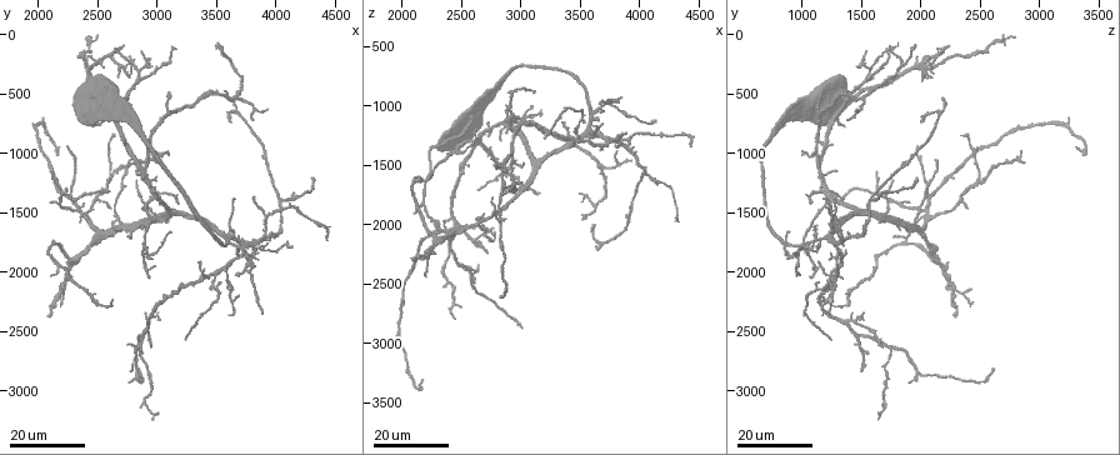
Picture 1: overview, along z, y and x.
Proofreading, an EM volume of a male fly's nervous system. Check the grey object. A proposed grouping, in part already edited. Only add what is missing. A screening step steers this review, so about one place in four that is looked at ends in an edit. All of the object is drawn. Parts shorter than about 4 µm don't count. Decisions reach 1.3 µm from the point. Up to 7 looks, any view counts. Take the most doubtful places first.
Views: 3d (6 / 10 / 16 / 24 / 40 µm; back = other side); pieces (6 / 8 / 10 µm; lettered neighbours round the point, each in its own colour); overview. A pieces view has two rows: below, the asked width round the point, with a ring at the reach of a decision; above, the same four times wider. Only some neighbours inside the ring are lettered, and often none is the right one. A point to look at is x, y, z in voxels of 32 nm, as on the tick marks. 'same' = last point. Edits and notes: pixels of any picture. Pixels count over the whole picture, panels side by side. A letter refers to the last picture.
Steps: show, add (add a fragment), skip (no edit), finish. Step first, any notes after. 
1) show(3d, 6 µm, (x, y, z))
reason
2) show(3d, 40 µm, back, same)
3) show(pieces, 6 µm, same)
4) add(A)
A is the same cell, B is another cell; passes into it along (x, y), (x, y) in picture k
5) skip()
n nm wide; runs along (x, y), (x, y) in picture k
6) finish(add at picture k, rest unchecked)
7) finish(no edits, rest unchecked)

show(3d, 24 µm, (2700, 100, 2260))
branch stops here

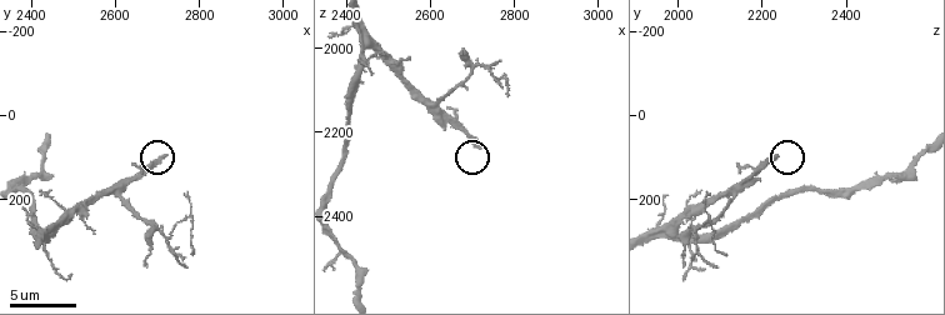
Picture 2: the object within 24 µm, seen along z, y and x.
show(pieces, 10 µm, (2710, 95, 2230))

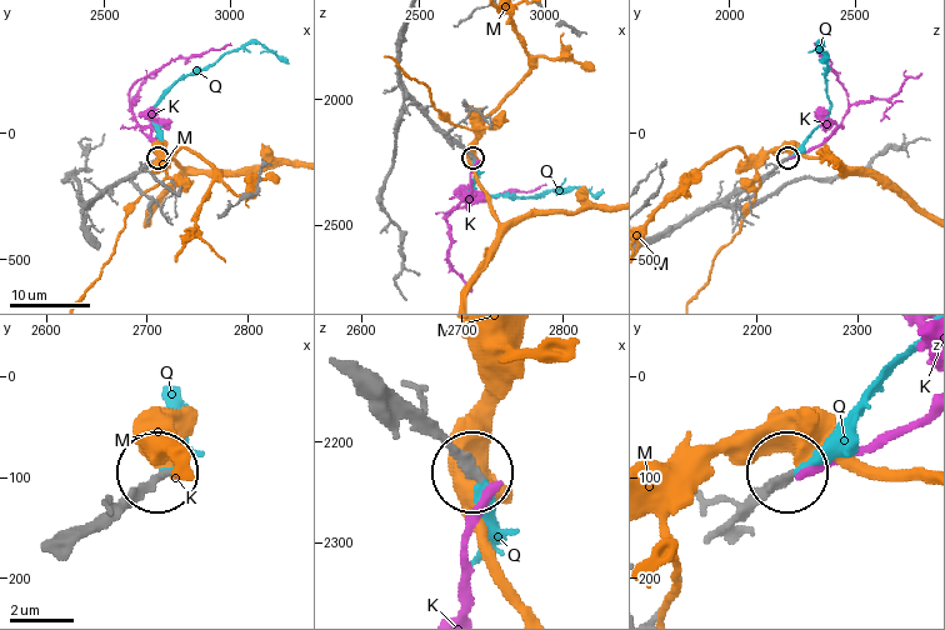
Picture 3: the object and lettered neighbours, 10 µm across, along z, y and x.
add(Q)
Q is the same cell, K and M are other cells; the neuron continues

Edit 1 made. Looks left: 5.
show(3d, 24 µm, (2780, 1040, 2140))

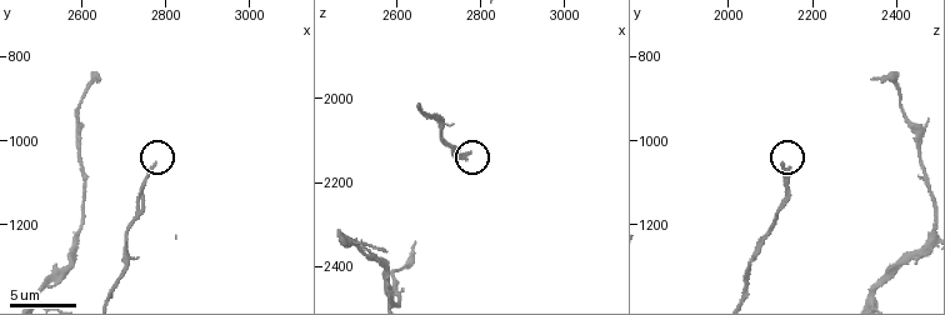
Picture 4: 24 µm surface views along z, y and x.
show(pieces, 8 µm, (2775, 1055, 2130))

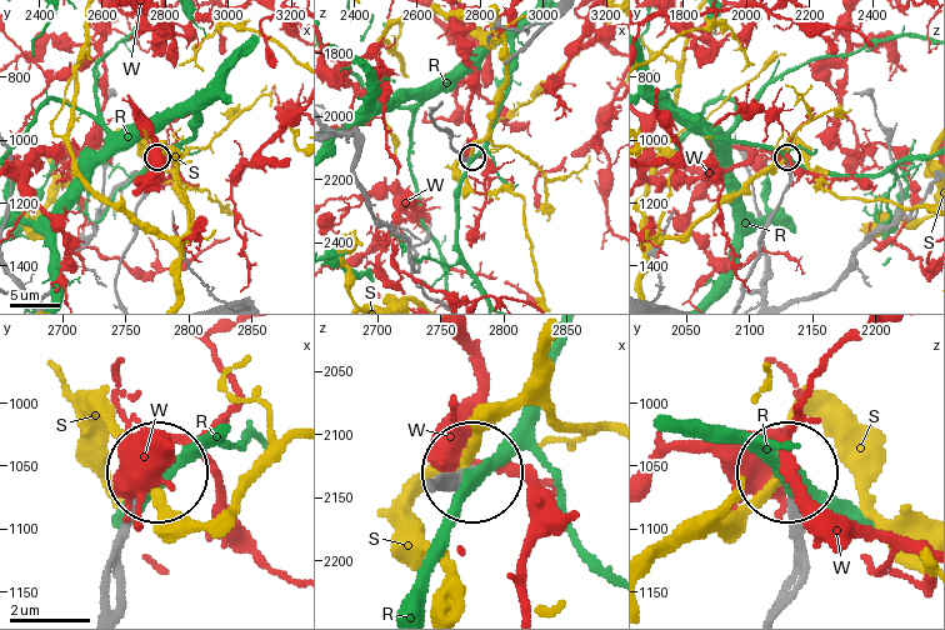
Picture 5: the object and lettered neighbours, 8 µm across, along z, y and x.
skip()
R, S and W are other cells; runs along (436, 108), (434, 123), (460, 160), (473, 158) in picture 5; no lettered fragment goes on from it

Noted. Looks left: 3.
show(3d, 16 µm, (2120, 1400, 1900))
thick end

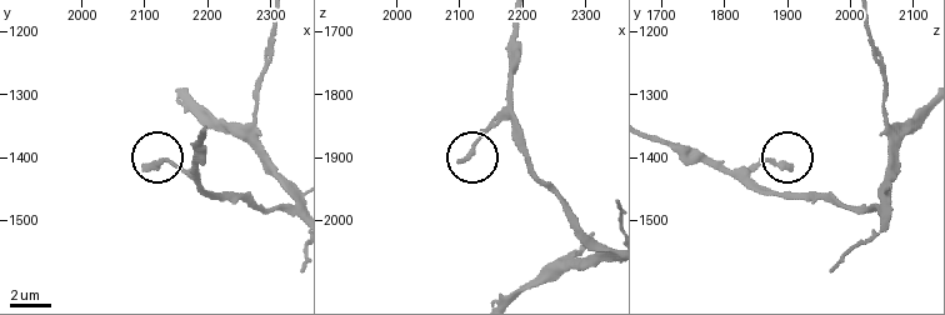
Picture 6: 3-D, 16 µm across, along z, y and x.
show(pieces, 6 µm, (2100, 1415, 1905))

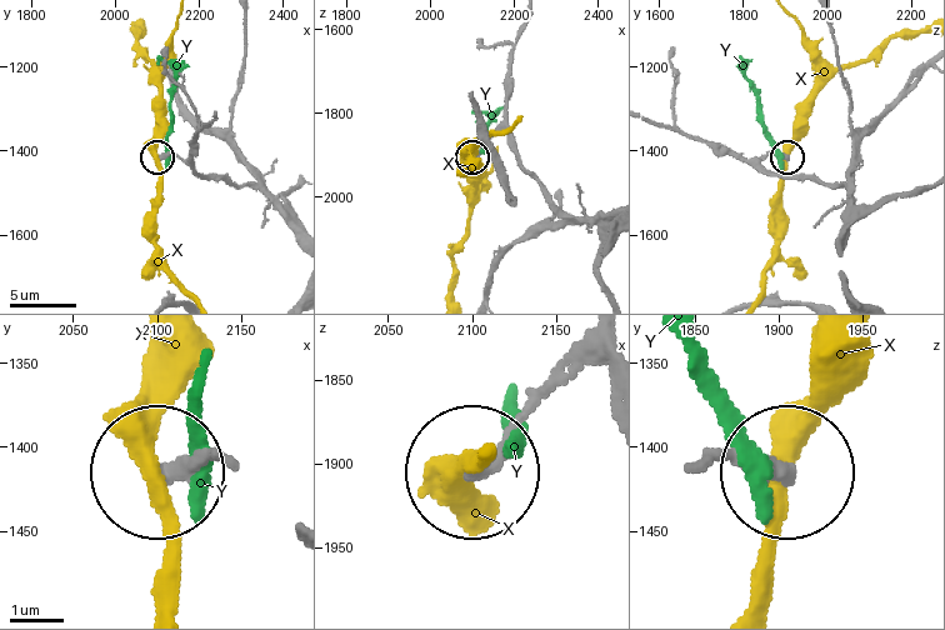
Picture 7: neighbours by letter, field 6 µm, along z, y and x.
skip()
X and Y are other cells; runs along (835, 243), (846, 188), (761, 164), (786, 155) in picture 7; no lettered fragment goes on from it

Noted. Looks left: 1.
finish(add at picture 3, rest unchecked)

